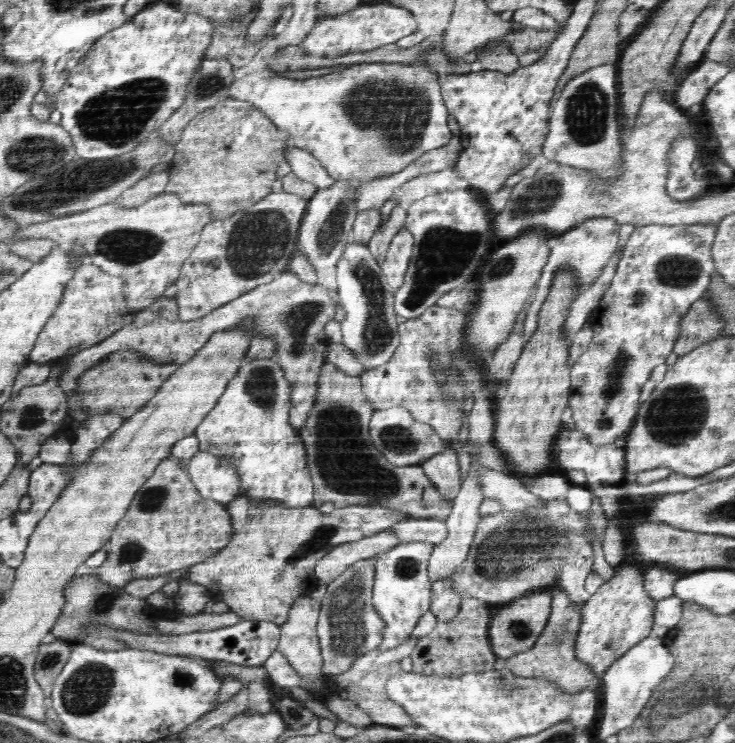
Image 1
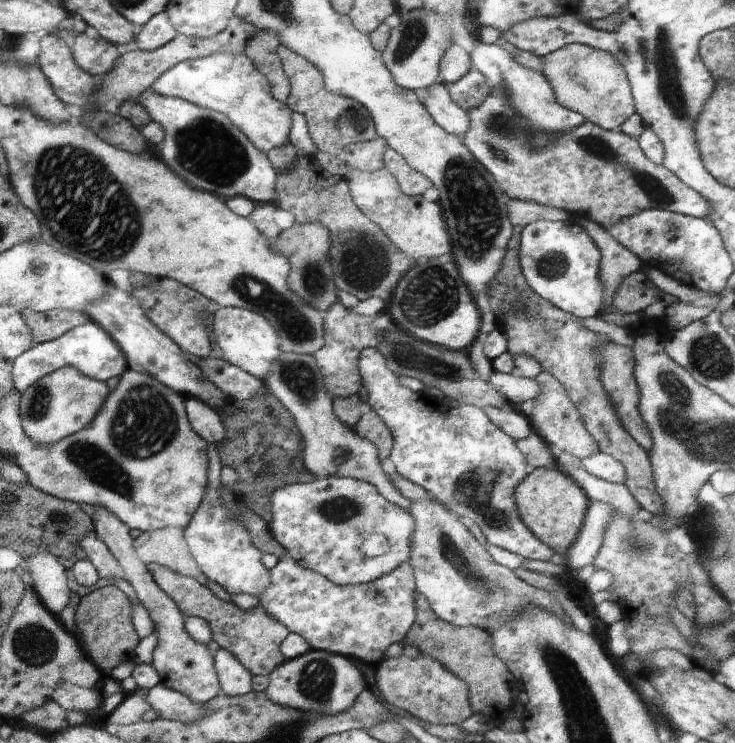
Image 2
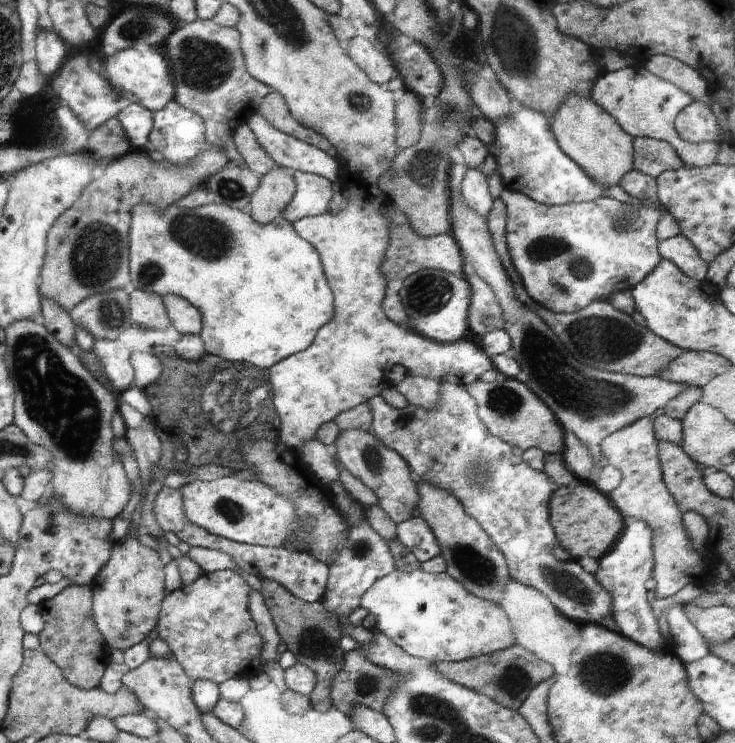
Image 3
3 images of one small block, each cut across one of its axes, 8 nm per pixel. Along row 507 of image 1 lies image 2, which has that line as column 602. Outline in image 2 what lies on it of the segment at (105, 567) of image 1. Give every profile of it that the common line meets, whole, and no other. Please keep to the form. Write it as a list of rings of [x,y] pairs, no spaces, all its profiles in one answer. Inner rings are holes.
[[[490,87],[486,100],[478,108],[468,110],[468,116],[470,130],[461,137],[461,141],[470,154],[494,177],[509,199],[527,200],[546,208],[564,210],[573,216],[593,220],[606,230],[622,222],[624,218],[630,218],[646,209],[668,210],[704,219],[712,214],[712,206],[708,206],[701,194],[686,186],[671,170],[645,160],[637,139],[626,137],[617,130],[607,131],[586,121],[568,134],[534,130],[534,126],[526,118],[522,118],[520,112],[512,106],[510,96],[504,92],[504,88]]]

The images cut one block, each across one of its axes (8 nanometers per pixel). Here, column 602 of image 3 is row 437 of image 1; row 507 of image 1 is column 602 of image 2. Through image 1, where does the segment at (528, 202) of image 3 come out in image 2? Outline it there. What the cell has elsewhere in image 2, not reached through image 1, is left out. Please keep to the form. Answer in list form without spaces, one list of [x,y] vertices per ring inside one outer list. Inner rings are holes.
[[[535,220],[524,226],[520,233],[520,252],[522,276],[530,290],[552,306],[573,314],[578,318],[599,316],[598,310],[604,306],[604,288],[598,278],[601,254],[599,248],[579,224],[567,221]]]

